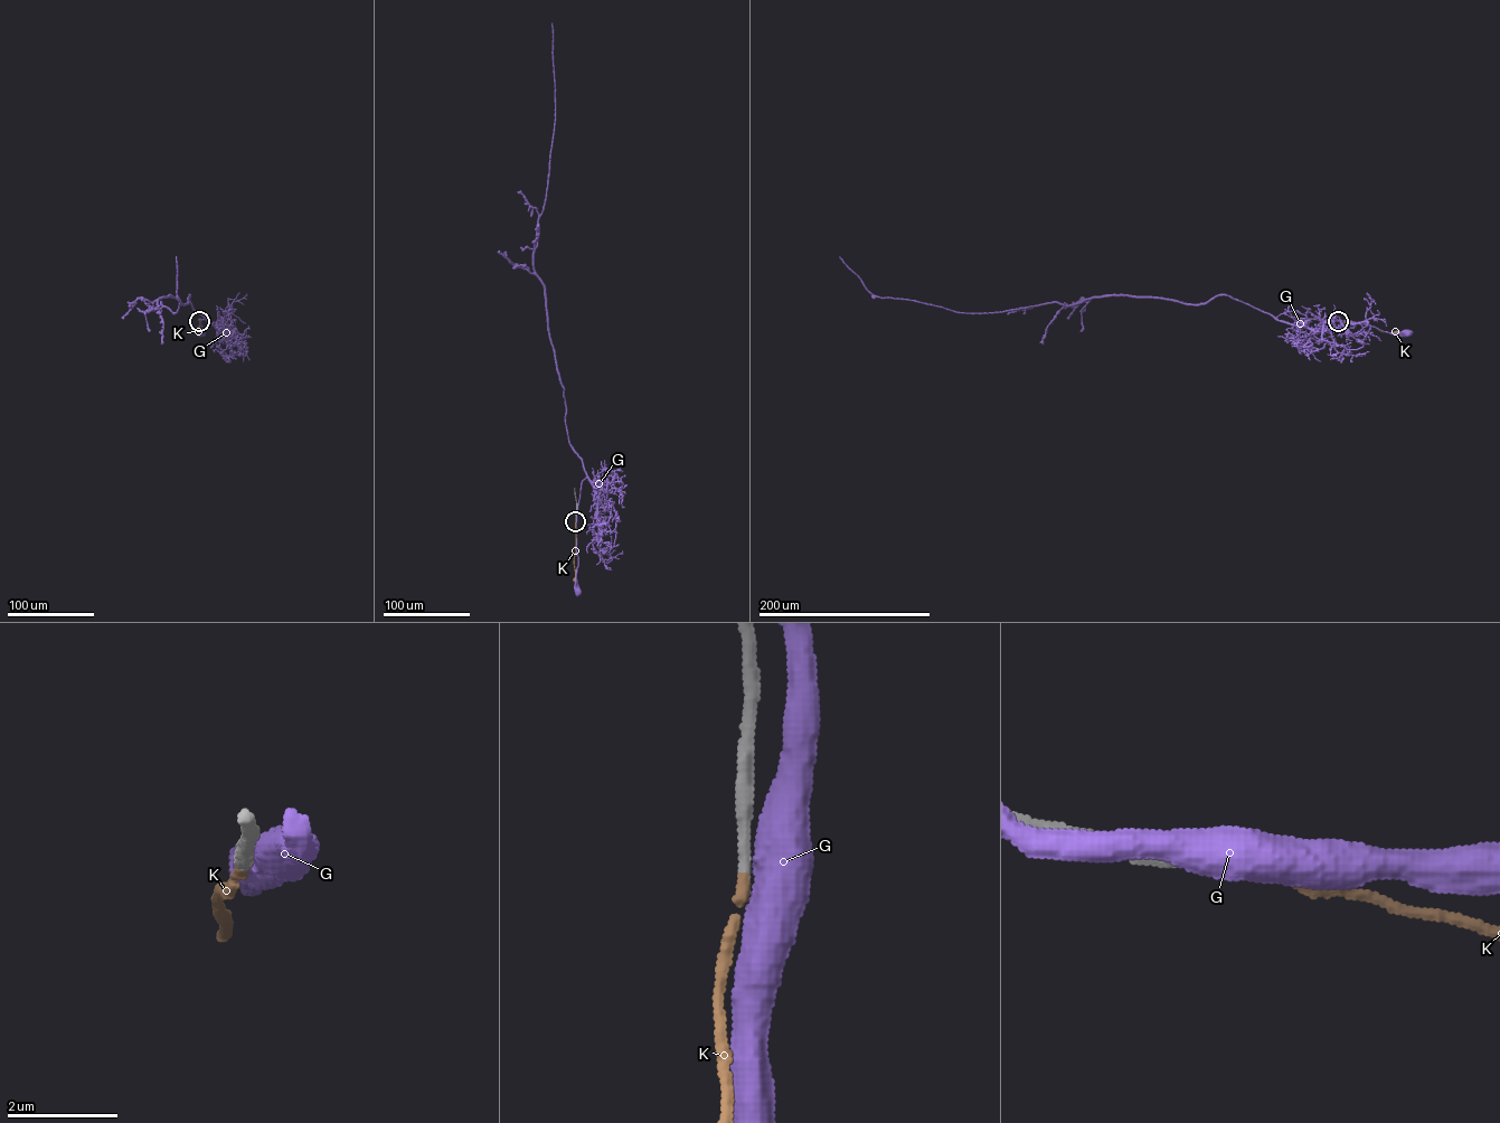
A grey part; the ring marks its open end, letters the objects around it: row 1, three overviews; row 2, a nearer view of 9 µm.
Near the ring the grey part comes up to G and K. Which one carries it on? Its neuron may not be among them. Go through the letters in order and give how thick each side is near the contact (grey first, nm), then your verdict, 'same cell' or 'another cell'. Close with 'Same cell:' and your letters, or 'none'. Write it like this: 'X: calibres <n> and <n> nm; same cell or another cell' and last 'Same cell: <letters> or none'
G: calibres 240 and 550 nm; another cell
K: calibres 240 and 150 nm; same cell
Same cell: K

